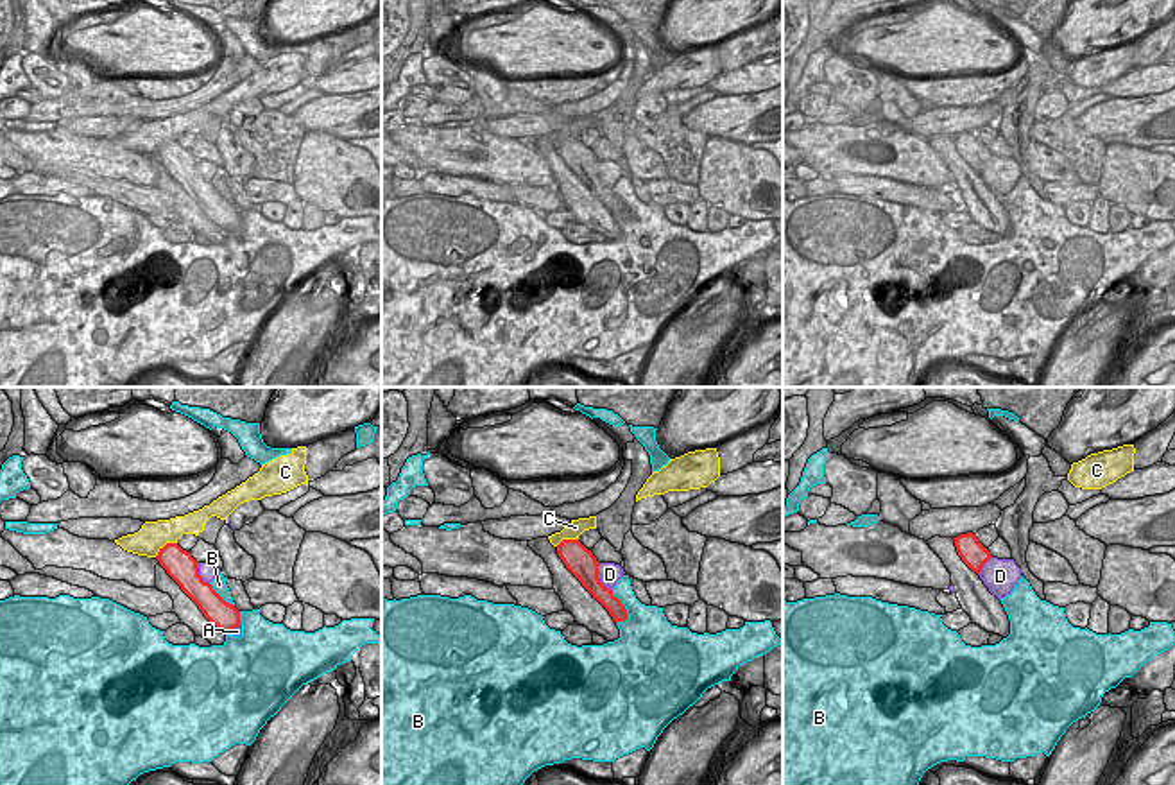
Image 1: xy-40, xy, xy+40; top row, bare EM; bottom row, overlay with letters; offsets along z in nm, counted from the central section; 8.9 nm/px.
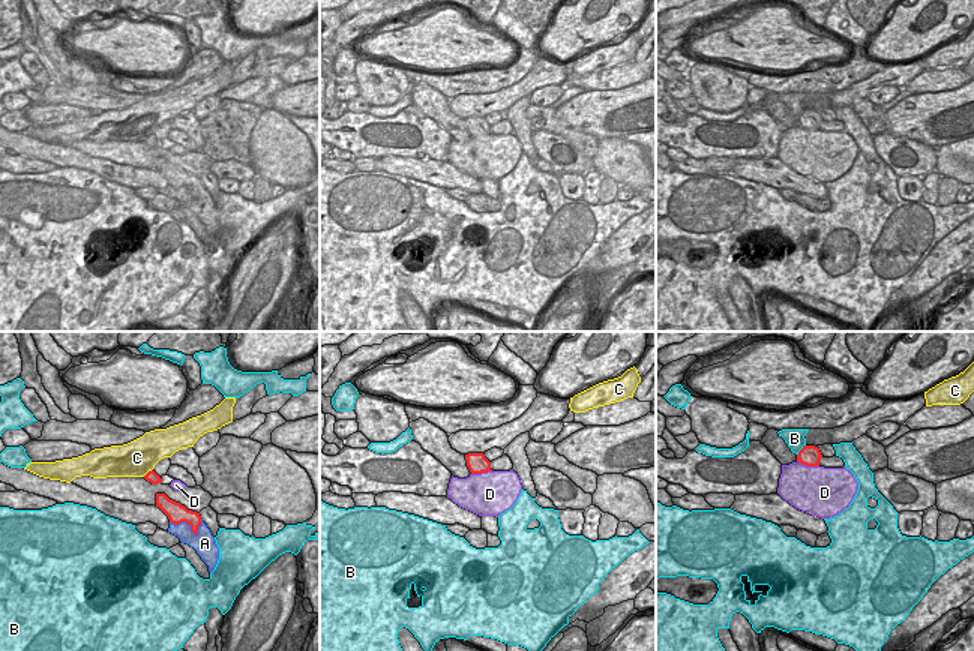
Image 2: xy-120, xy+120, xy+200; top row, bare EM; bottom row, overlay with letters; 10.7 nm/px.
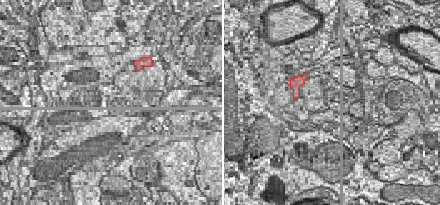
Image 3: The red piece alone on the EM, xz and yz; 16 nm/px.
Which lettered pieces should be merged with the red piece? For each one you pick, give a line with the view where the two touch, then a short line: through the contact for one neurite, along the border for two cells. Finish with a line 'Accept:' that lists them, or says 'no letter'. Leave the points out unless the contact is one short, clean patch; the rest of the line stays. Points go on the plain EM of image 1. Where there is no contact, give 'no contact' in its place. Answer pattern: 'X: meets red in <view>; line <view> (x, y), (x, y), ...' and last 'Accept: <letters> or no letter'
A: meets red in xy-40; line xy-40 (226, 215), (233, 226), (237, 230)
Accept: A

